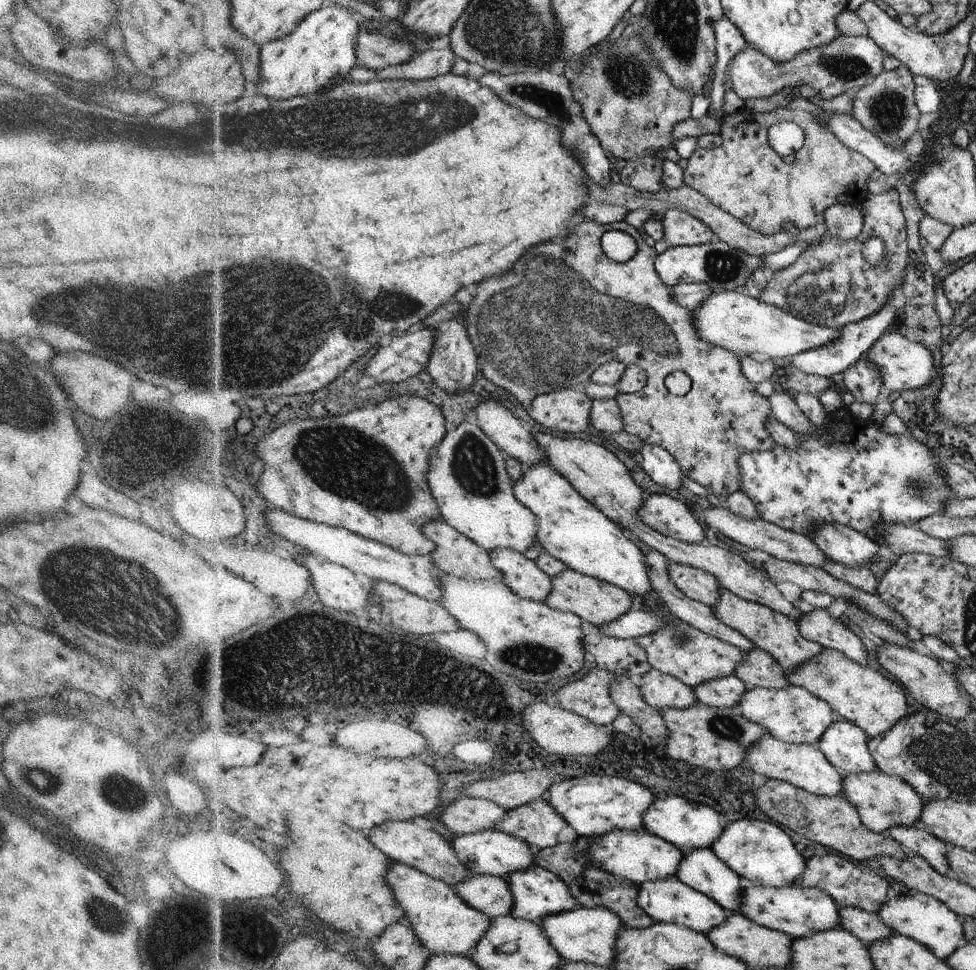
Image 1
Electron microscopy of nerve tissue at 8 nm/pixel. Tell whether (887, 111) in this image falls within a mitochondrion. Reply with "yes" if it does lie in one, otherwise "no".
yes

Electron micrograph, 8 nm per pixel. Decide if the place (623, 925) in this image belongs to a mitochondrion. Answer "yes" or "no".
no

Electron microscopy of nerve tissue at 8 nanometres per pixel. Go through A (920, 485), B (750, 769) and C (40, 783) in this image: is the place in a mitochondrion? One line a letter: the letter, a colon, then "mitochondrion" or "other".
A: mitochondrion
B: other
C: mitochondrion

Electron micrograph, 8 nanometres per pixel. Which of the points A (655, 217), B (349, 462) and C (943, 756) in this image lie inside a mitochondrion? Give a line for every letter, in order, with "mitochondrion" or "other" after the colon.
A: other
B: mitochondrion
C: mitochondrion

